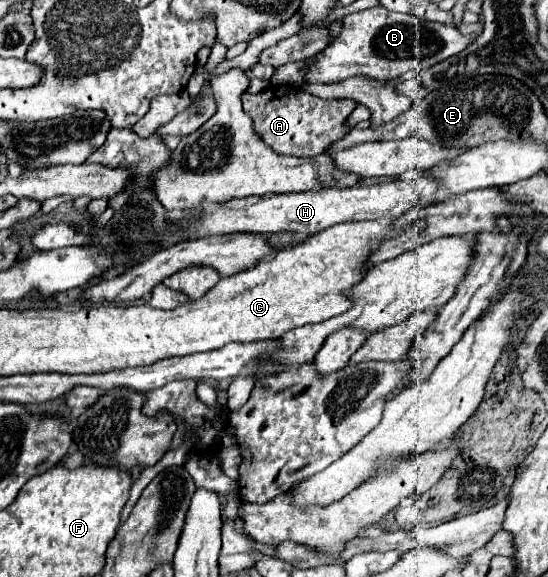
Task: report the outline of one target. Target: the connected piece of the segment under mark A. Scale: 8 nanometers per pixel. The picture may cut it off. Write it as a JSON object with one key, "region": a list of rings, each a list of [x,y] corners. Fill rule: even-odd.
{"region":[[[273,86],[259,94],[245,92],[241,96],[245,114],[253,120],[255,134],[275,152],[291,156],[317,156],[325,148],[349,132],[345,128],[345,118],[357,106],[355,100],[323,100],[313,94],[301,92],[303,96],[289,94],[289,86]],[[295,100],[295,102],[293,102]]]}

